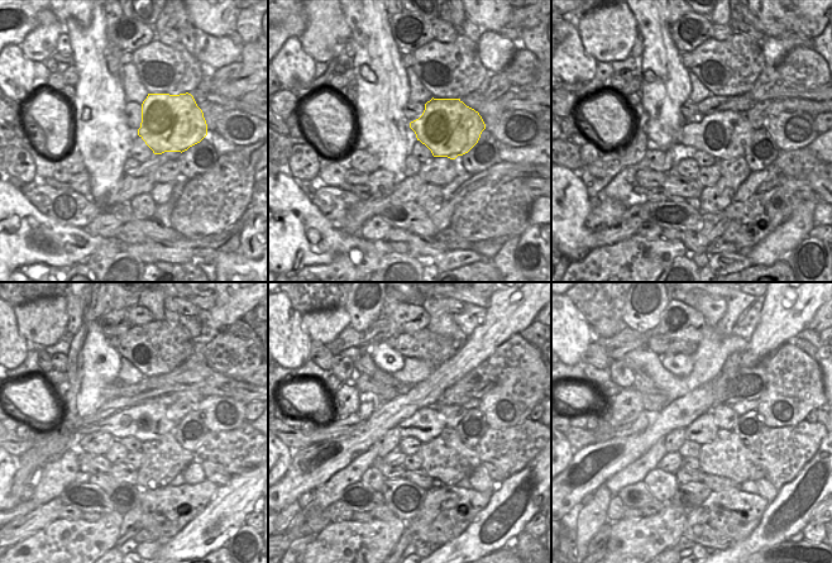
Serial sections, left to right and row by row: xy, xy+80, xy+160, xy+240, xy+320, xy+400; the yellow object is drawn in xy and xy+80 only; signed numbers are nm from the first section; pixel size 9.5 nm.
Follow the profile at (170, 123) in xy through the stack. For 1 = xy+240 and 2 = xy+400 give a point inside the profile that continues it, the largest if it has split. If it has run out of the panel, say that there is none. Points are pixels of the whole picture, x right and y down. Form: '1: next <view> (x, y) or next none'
1: next xy+240 (147, 421)
2: next xy+400 (703, 429)

